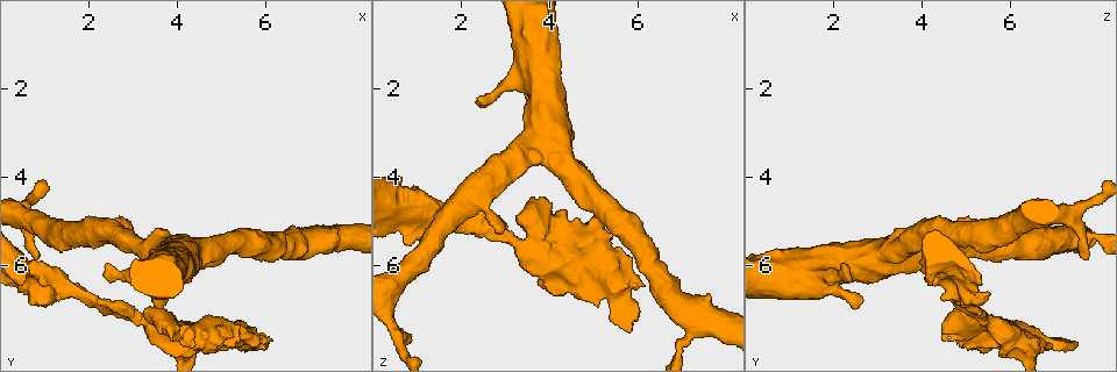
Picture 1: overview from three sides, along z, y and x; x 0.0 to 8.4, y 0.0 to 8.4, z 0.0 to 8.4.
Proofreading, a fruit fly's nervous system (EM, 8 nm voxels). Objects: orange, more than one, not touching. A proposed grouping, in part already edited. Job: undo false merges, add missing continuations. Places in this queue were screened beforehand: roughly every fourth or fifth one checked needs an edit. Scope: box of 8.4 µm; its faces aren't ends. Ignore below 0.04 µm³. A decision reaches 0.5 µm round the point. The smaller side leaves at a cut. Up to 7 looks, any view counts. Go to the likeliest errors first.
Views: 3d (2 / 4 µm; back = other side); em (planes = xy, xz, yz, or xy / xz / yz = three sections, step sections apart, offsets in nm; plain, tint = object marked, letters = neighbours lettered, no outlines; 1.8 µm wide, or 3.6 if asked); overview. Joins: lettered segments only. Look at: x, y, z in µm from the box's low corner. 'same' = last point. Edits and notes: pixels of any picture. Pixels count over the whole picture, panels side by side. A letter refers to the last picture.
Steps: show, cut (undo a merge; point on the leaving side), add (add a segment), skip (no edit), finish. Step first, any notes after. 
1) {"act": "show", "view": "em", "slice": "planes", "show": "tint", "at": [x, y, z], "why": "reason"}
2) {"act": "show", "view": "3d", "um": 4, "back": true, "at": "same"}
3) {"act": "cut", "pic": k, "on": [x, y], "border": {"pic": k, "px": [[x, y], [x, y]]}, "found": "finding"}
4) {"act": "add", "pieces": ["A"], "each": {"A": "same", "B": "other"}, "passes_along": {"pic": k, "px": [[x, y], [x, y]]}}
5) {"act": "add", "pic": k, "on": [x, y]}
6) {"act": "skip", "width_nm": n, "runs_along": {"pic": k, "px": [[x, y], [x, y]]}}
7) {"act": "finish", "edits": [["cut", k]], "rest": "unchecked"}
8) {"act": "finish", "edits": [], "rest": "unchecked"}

{"act": "show", "view": "em", "slice": "planes", "show": "letters", "at": [1.40, 6.45, 4.80], "why": "two arms in line, one across"}

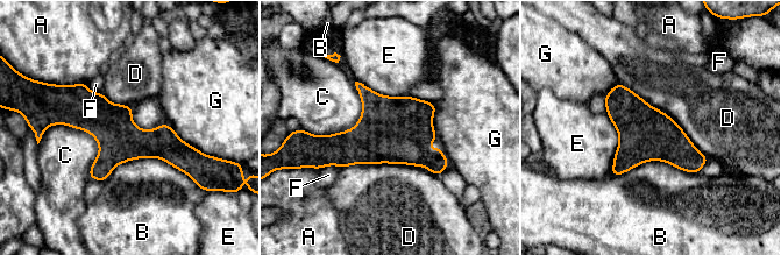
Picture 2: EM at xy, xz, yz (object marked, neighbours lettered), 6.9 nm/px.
{"act": "skip", "each": {"A": "other", "B": "other", "C": "other", "D": "other", "E": "other", "F": "other", "G": "other"}, "runs_along": {"pic": 2, "px": [[61, 118], [194, 155]]}, "found": "continuous, no second cell"}

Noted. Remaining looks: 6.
{"act": "show", "view": "3d", "um": 4, "at": [7.20, 5.35, 7.45], "why": "sudden change in width"}

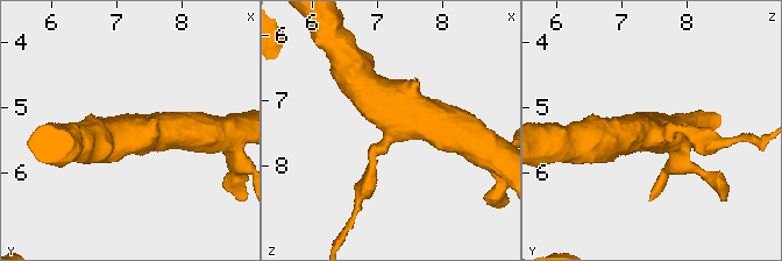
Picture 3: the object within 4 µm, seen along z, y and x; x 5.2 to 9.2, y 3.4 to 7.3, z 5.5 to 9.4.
{"act": "show", "view": "em", "slice": "xy", "step": 8, "show": "tint", "at": [7.20, 5.40, 7.45], "arms": 3, "arm_widths_nm": [160, 550, 600]}

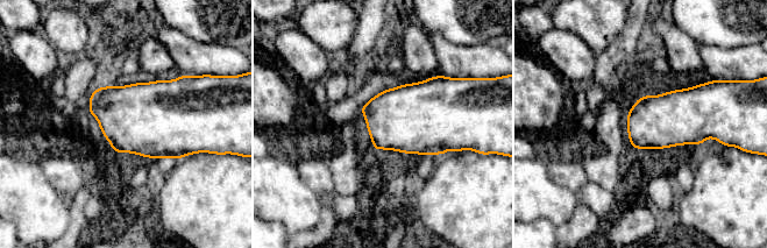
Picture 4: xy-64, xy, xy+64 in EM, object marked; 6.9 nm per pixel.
{"act": "show", "view": "em", "slice": "planes", "show": "letters", "at": "same"}

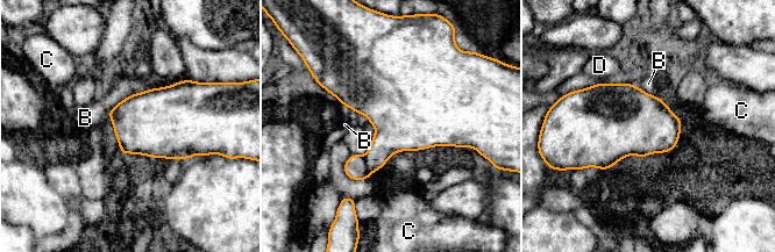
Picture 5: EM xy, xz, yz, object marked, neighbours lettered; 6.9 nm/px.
{"act": "cut", "pic": 5, "on": [355, 167], "each": {"B": "other", "C": "other", "D": "other"}, "border": {"pic": 5, "px": [[363, 156], [369, 174]]}, "found": "two cells meet here"}

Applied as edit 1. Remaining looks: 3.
{"act": "show", "view": "overview"}

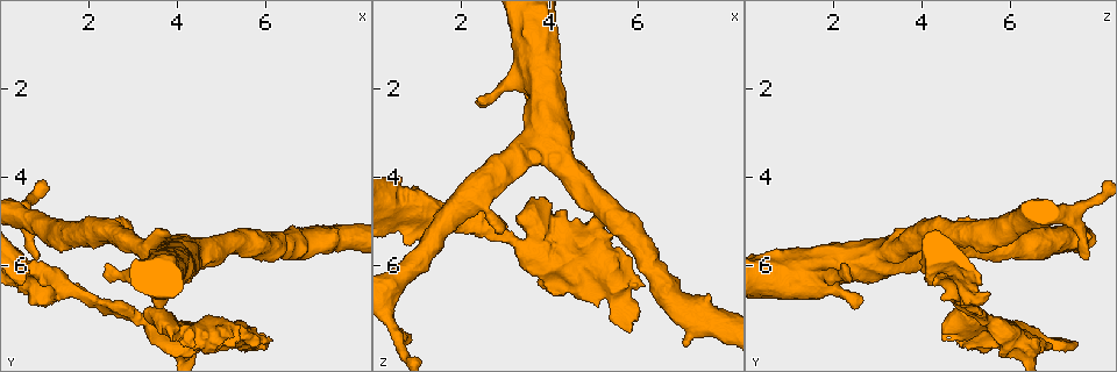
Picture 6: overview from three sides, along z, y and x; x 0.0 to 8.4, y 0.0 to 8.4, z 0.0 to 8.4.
{"act": "show", "view": "em", "slice": "planes", "show": "letters", "at": [3.60, 6.85, 2.70], "why": "free end"}

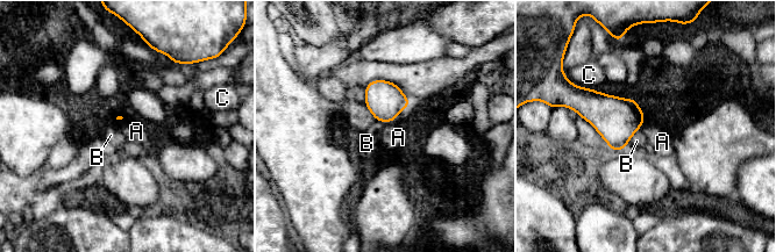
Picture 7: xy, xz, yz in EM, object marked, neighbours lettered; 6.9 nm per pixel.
{"act": "skip", "each": {"A": "other", "B": "other", "C": "other"}, "border": {"pic": 7, "px": [[646, 117], [640, 128]]}, "found": "none of them fits"}

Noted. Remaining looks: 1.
{"act": "finish", "edits": [["cut", 5]], "rest": "unchecked"}

